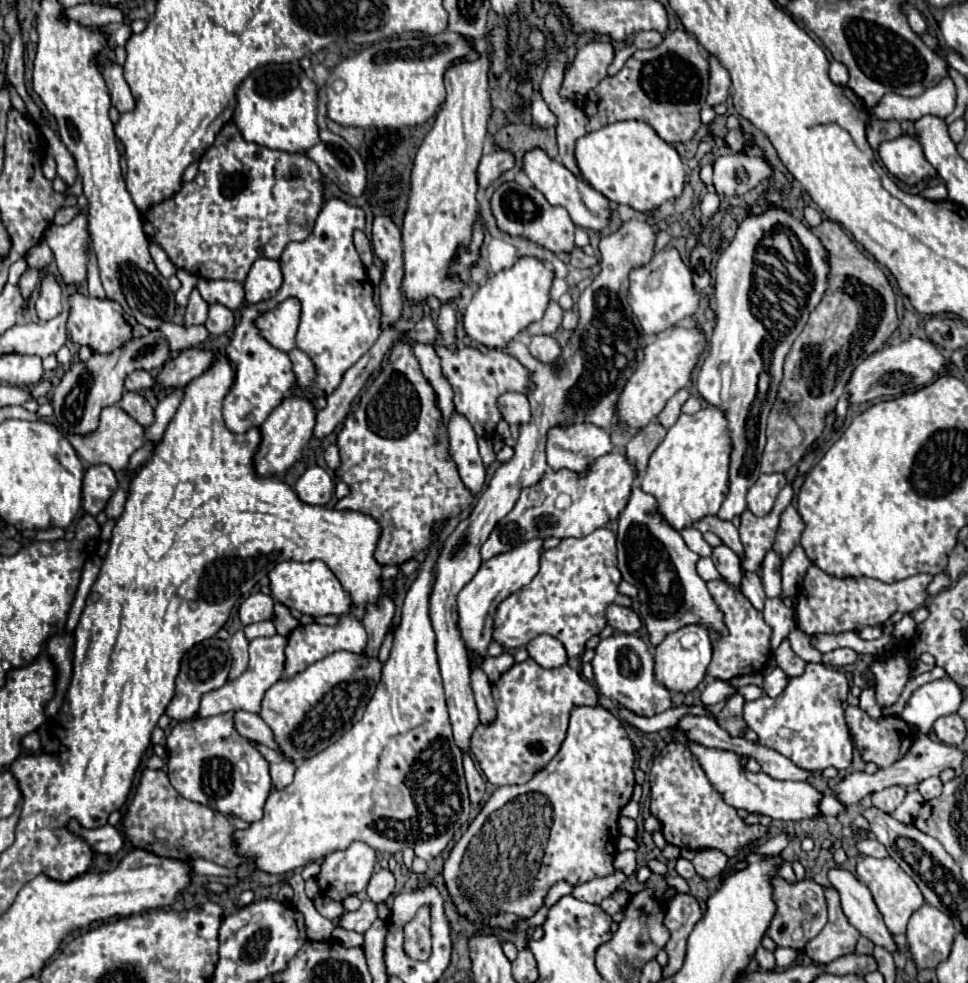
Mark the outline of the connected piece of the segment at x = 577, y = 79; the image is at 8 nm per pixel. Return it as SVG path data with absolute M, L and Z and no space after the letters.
M592 40L582 46L570 66L570 72L564 74L560 94L566 100L576 100L586 96L604 76L606 68L614 60L614 48L608 42Z

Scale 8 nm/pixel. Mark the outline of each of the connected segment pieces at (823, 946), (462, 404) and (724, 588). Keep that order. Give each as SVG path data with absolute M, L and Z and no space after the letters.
M824 888L824 894L828 906L828 922L822 928L822 932L816 938L812 938L804 948L806 956L810 956L818 964L828 964L840 956L852 954L860 938L858 930L850 926L840 908L838 892L834 888Z
M436 346L436 354L440 356L440 362L442 362L442 376L450 382L454 390L456 410L470 420L478 438L490 438L496 430L498 420L502 418L496 406L496 398L508 390L526 394L530 372L518 360L514 360L502 350L490 350L488 354L482 354L480 350L470 346L462 346L456 350Z
M710 580L708 584L710 596L714 598L718 610L722 610L724 616L724 626L726 634L718 634L716 630L710 630L712 638L712 662L706 668L706 674L718 680L732 680L742 674L752 674L752 672L762 672L766 664L770 662L770 626L764 622L762 612L756 610L750 600L736 588L728 586L722 580Z

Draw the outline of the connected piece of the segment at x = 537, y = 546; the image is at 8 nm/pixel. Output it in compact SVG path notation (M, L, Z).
M530 540L524 542L520 546L516 546L510 552L498 554L490 560L486 560L478 574L460 590L458 594L458 630L462 634L464 646L468 652L472 654L482 654L482 658L486 656L488 644L492 642L492 630L494 630L494 610L498 608L498 604L508 598L510 594L514 594L516 590L520 590L522 586L526 586L540 568L540 550L542 550L542 540Z

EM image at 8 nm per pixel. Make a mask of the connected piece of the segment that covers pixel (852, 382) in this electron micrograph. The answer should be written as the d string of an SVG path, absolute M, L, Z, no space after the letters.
M908 338L896 346L880 348L878 352L870 354L866 360L862 360L850 374L846 382L846 394L850 406L864 404L874 398L886 398L886 396L900 396L906 392L914 392L934 380L934 376L940 374L944 368L946 358L942 352L928 340L920 338Z

